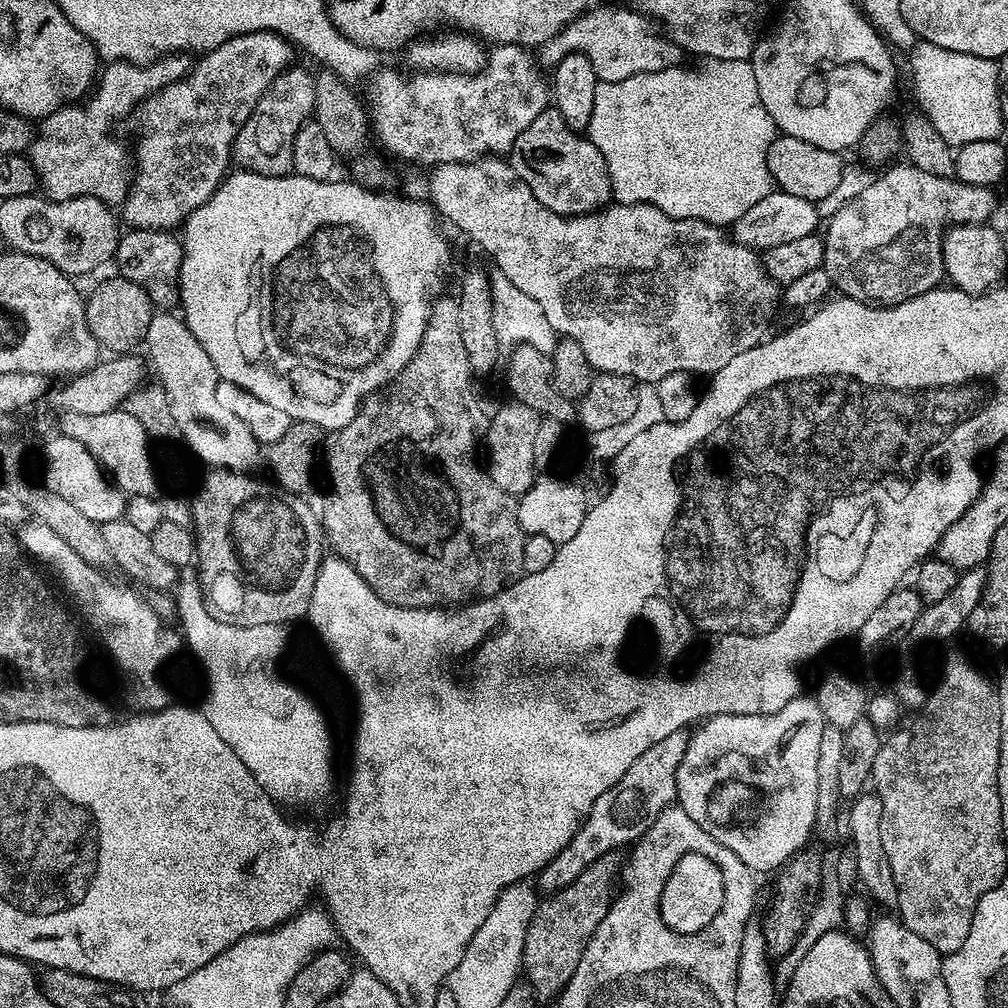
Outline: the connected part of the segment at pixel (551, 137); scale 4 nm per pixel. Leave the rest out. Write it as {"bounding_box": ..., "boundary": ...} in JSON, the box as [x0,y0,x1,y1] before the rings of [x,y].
{"bounding_box":[510,106,613,216],"boundary":[[[554,106],[542,110],[542,114],[518,134],[510,163],[518,178],[530,186],[534,198],[559,216],[589,216],[607,208],[613,199],[610,174],[598,146],[594,146],[587,135],[566,126],[562,114]]]}

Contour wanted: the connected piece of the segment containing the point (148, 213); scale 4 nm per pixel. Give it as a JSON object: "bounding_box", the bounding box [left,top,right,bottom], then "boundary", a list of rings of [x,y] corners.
{"bounding_box":[122,32,293,229],"boundary":[[[251,32],[235,36],[222,42],[222,46],[203,53],[182,80],[145,98],[138,109],[140,145],[136,152],[134,148],[134,160],[136,156],[140,173],[137,176],[135,173],[122,205],[122,220],[124,224],[128,223],[129,229],[179,229],[188,216],[198,210],[198,206],[205,204],[215,194],[217,186],[229,171],[232,143],[238,130],[242,130],[246,118],[250,118],[254,106],[258,106],[272,80],[293,63],[292,52],[293,45],[276,32]]]}

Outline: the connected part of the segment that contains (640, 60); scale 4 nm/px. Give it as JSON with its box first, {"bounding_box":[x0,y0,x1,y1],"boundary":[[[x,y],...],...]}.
{"bounding_box":[538,6,686,82],"boundary":[[[628,6],[591,8],[586,14],[574,18],[574,22],[542,45],[538,60],[541,65],[555,66],[562,58],[575,52],[590,58],[590,66],[594,66],[594,74],[600,82],[622,82],[622,78],[630,78],[634,74],[674,68],[686,56],[684,49],[677,46],[649,17]]]}

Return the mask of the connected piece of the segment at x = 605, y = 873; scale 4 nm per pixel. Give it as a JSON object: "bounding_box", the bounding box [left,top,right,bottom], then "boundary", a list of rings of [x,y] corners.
{"bounding_box":[522,851,622,997],"boundary":[[[619,851],[608,852],[590,862],[586,870],[582,870],[582,874],[570,882],[570,886],[551,893],[537,903],[534,918],[526,930],[522,965],[523,975],[536,991],[537,997],[559,997],[574,974],[578,958],[582,958],[582,950],[586,950],[586,942],[590,942],[594,930],[598,930],[598,922],[606,918],[612,905],[622,867],[620,855]]]}

